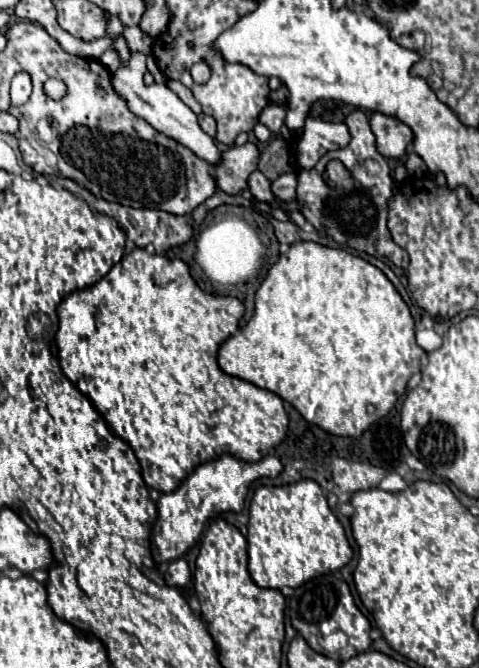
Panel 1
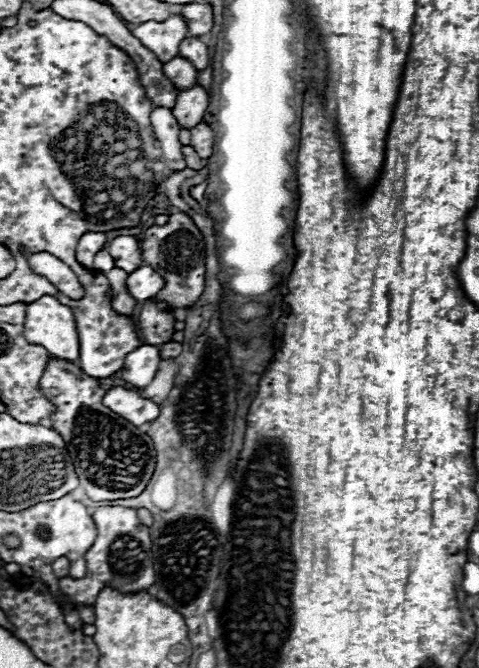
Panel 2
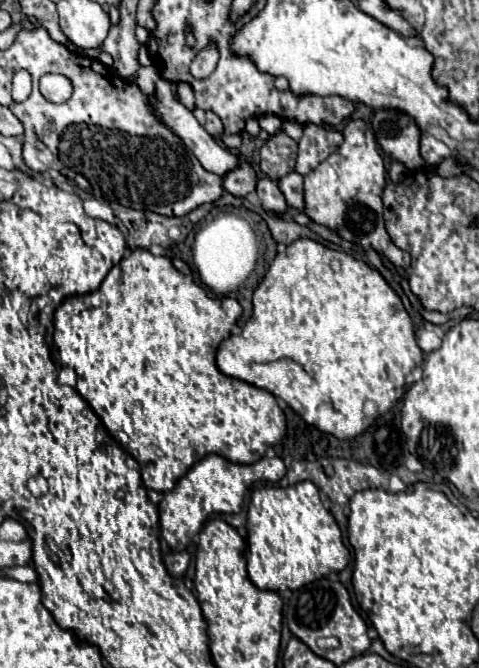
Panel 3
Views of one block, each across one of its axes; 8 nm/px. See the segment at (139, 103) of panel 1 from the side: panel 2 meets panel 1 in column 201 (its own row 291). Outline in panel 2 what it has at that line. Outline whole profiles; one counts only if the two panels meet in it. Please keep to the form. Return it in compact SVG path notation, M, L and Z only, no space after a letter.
M142 266L134 272L130 272L126 278L126 288L130 290L130 296L138 302L156 296L156 292L162 286L164 286L164 280L150 266Z

